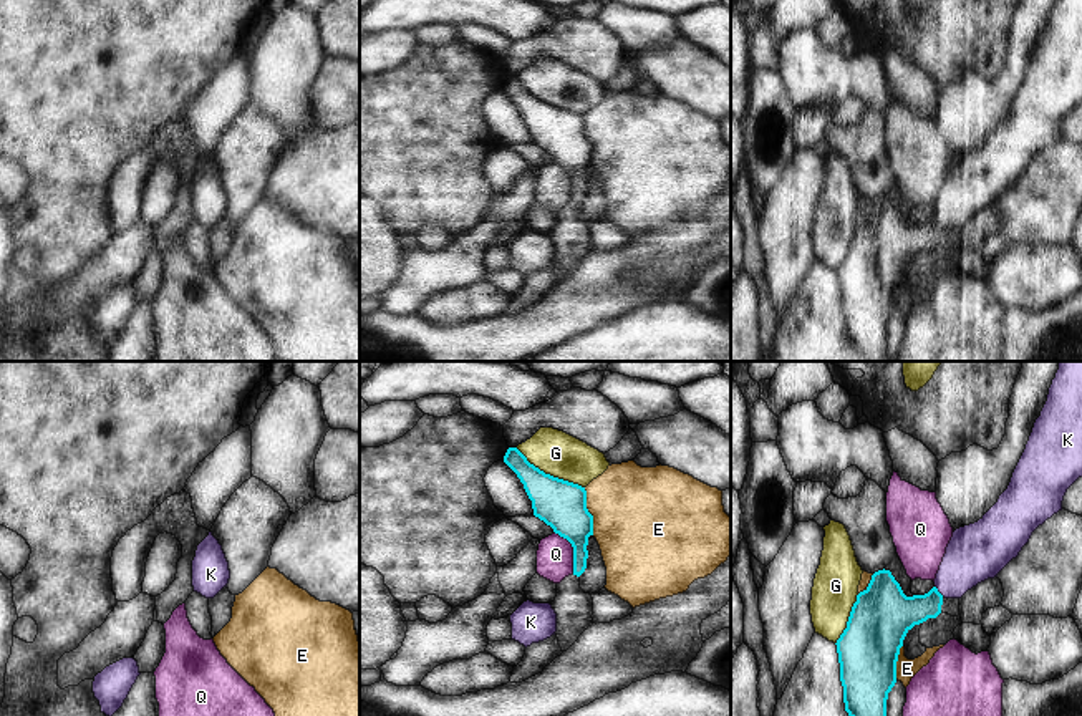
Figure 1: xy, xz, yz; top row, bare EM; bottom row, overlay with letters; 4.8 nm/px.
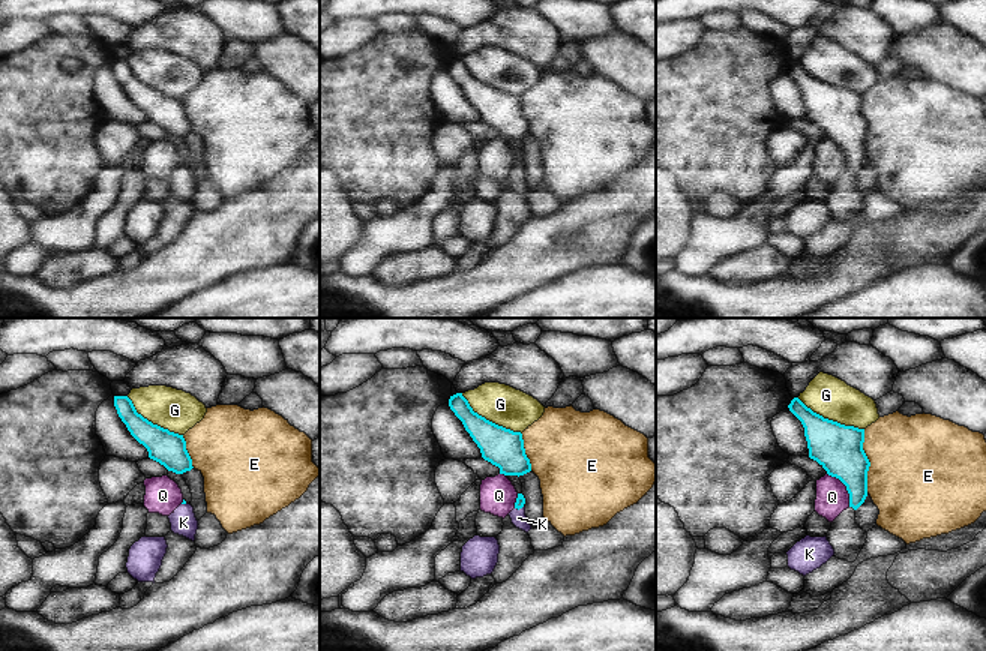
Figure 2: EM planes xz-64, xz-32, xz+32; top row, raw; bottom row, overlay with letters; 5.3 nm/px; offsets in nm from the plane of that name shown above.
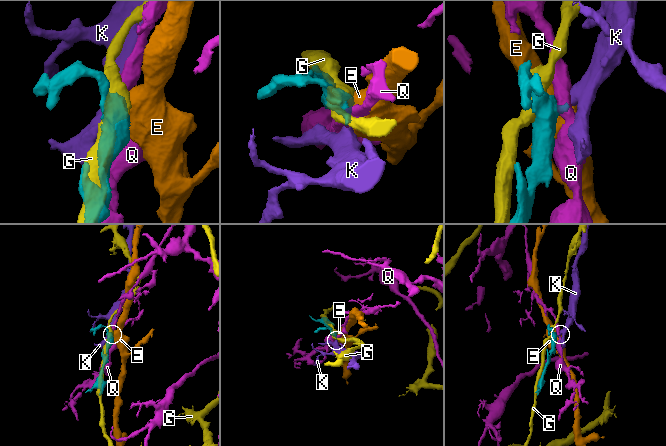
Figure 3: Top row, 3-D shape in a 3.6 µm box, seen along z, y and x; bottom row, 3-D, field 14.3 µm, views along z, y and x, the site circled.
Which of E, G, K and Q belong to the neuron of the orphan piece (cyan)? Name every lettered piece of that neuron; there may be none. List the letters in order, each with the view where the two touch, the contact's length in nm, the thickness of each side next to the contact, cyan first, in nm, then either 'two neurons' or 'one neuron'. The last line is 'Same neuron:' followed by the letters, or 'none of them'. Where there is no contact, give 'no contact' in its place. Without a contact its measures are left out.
E: xz | 240 nm | 240/440 nm | two neurons
G: xz | 380 nm | 240/220 nm | two neurons
K: yz | 70 nm | 220/260 nm | one neuron
Q: xz | 220 nm | 240/180 nm | two neurons
Same neuron: K

